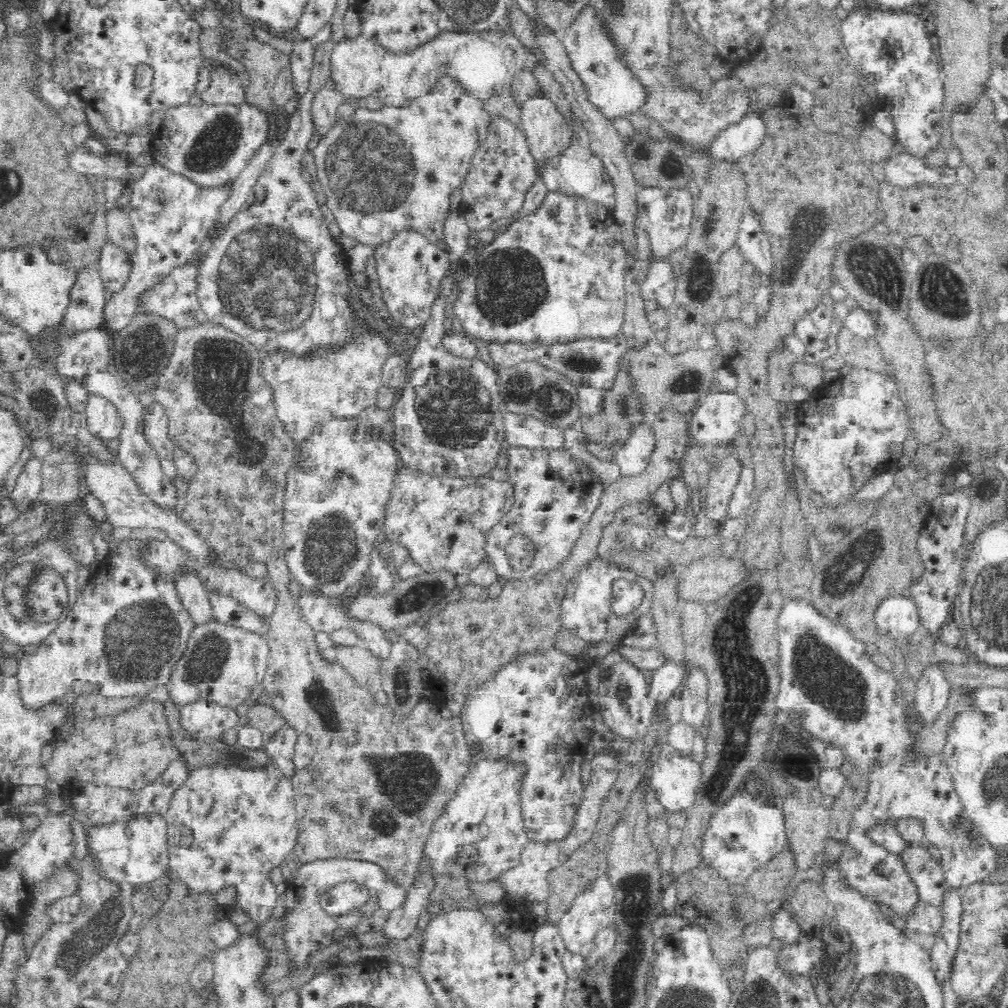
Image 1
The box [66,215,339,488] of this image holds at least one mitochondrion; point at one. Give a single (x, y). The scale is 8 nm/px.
(269, 282)

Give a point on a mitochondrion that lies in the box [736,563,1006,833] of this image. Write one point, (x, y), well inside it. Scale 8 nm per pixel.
(807, 644)

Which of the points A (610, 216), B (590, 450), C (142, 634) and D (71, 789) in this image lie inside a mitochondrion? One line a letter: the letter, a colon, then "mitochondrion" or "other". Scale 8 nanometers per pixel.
A: other
B: other
C: mitochondrion
D: other

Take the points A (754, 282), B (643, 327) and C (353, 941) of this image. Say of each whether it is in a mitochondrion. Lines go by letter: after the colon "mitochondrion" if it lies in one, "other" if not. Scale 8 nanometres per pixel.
A: other
B: other
C: other

